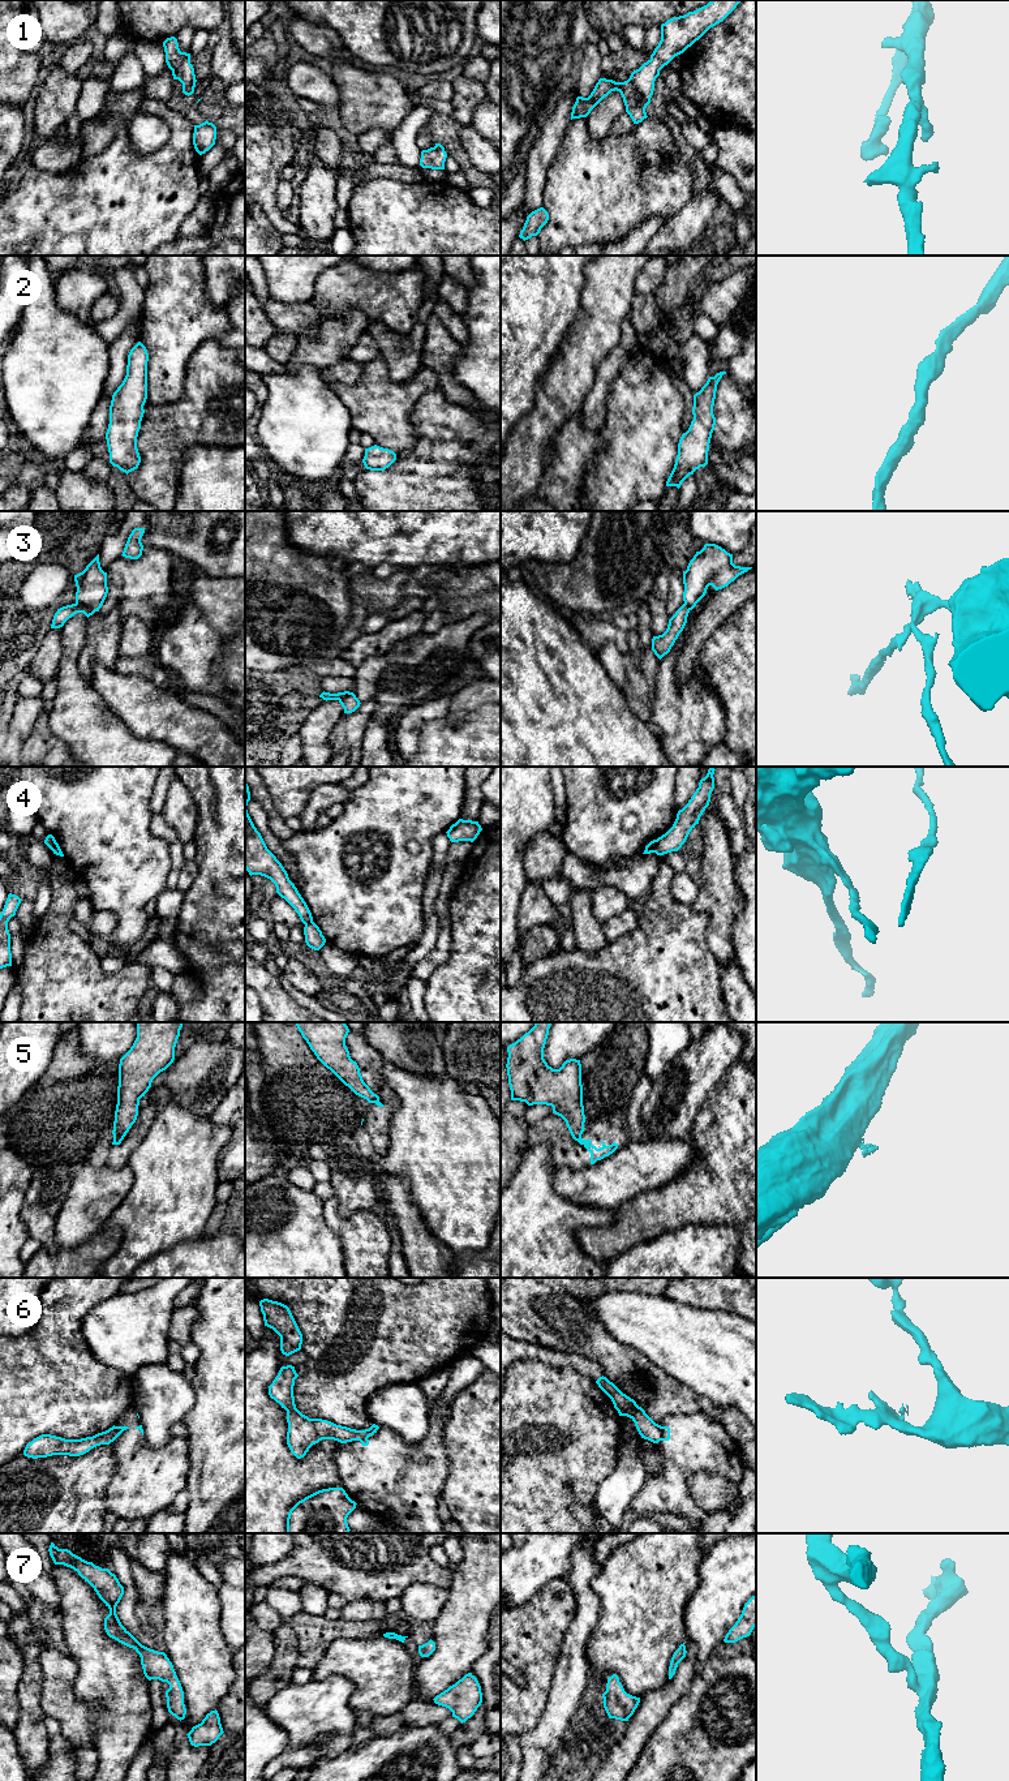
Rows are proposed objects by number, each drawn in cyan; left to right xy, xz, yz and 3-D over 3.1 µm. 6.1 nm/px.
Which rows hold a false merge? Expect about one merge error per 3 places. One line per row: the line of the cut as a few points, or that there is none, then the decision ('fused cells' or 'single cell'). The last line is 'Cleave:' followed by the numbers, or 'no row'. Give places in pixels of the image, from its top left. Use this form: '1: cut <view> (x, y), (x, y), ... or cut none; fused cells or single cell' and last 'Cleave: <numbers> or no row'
1: cut none; single cell
2: cut none; single cell
3: cut xy (76, 603), (85, 604), (94, 612); fused cells
4: cut yz (657, 840), (653, 852); fused cells
5: cut yz (580, 1136), (576, 1140); fused cells
6: cut yz (660, 1427), (661, 1440); fused cells
7: cut none; single cell
Cleave: 3, 4, 5, 6

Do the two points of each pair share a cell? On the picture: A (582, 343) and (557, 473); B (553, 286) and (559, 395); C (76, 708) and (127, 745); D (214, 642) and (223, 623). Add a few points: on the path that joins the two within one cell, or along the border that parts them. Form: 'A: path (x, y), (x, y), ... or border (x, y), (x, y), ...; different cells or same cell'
A: border (579, 411), (562, 425), (554, 437), (553, 447); different cells
B: border (574, 323), (553, 355), (549, 365), (540, 376); different cells
C: path (89, 721), (114, 745); same cell
D: border (200, 609), (206, 621), (222, 636); different cells

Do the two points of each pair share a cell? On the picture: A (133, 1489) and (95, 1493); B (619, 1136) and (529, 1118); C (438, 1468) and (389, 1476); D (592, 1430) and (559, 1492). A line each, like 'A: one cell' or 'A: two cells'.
A: two cells
B: two cells
C: one cell
D: one cell

